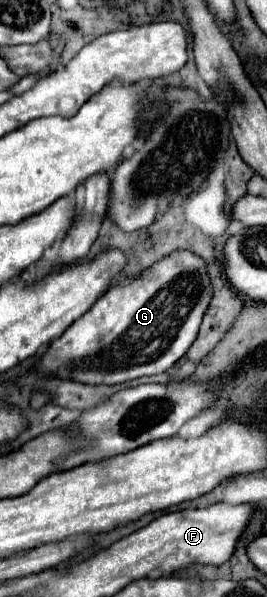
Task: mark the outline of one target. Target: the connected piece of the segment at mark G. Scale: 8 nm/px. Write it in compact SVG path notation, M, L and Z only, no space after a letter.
M176 251L154 263L138 277L130 277L104 293L88 313L72 323L62 337L52 341L40 359L40 371L64 379L78 379L86 385L118 385L144 375L162 373L170 369L194 343L210 297L212 287L206 263L202 263L198 255L190 255L190 251Z

